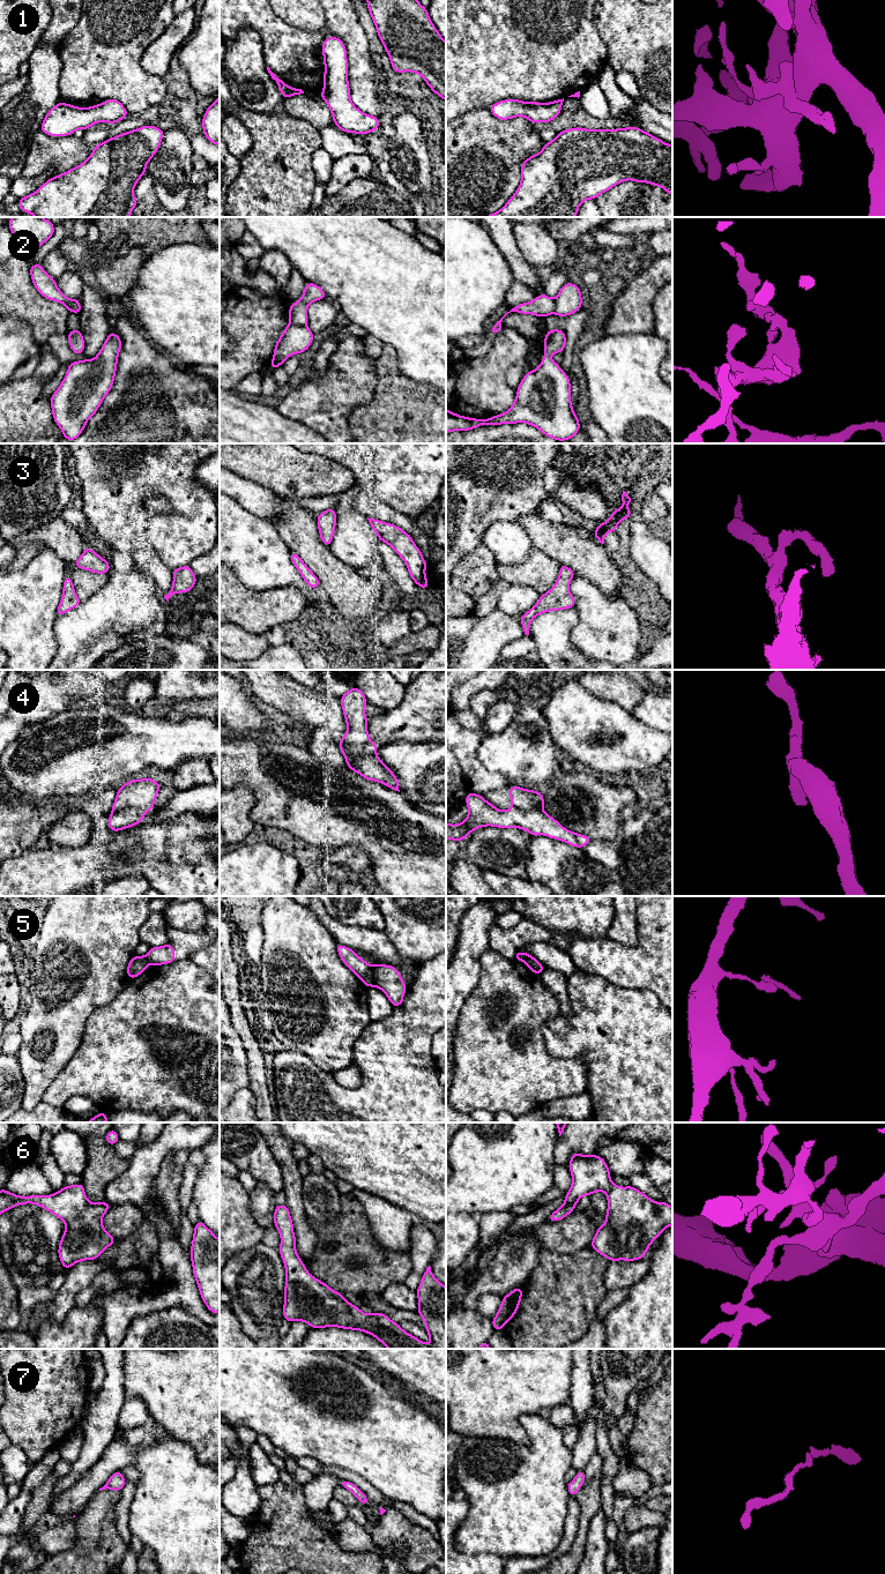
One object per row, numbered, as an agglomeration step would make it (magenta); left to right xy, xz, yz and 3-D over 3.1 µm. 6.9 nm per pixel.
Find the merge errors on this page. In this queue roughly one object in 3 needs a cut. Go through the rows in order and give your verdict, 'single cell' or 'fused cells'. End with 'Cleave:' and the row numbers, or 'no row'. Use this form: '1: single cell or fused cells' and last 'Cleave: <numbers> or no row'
1: single cell
2: single cell
3: single cell
4: fused cells
5: fused cells
6: single cell
7: single cell
Cleave: 4, 5

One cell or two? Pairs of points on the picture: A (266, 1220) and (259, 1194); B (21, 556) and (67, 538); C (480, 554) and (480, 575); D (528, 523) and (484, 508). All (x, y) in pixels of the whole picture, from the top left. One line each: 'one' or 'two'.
A: one
B: one
C: one
D: two

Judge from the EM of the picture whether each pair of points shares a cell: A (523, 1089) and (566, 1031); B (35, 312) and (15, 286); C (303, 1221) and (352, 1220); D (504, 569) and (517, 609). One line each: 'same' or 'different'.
A: different
B: same
C: different
D: different

